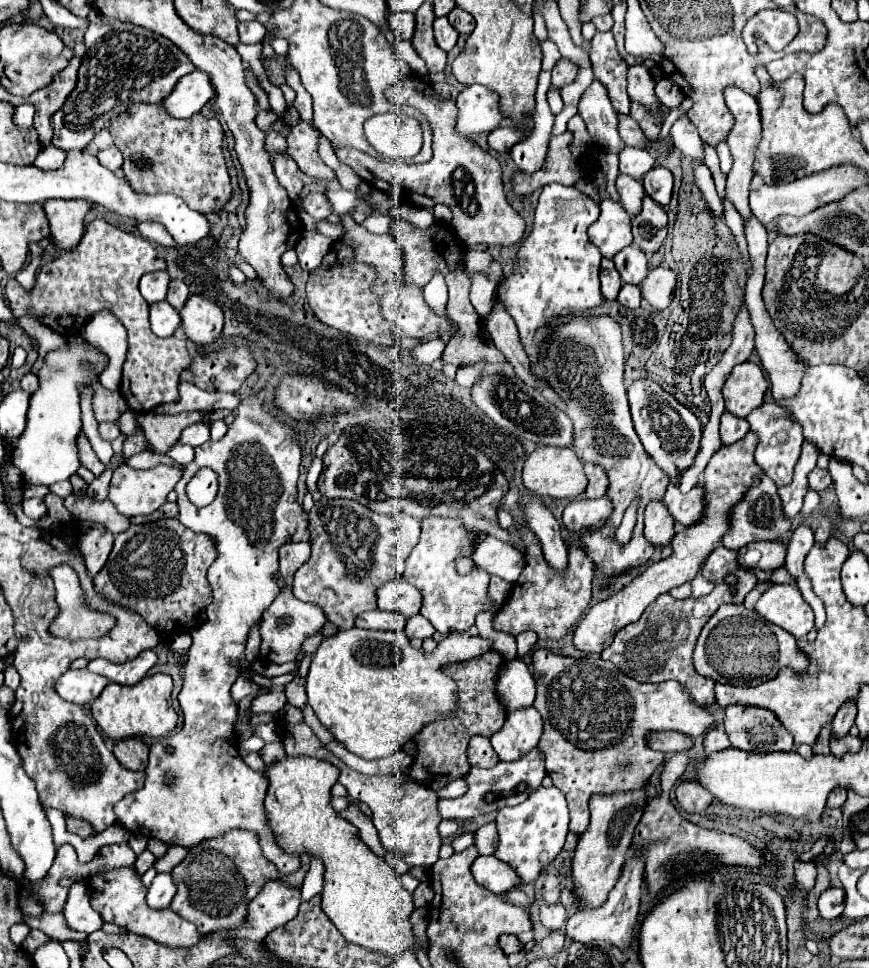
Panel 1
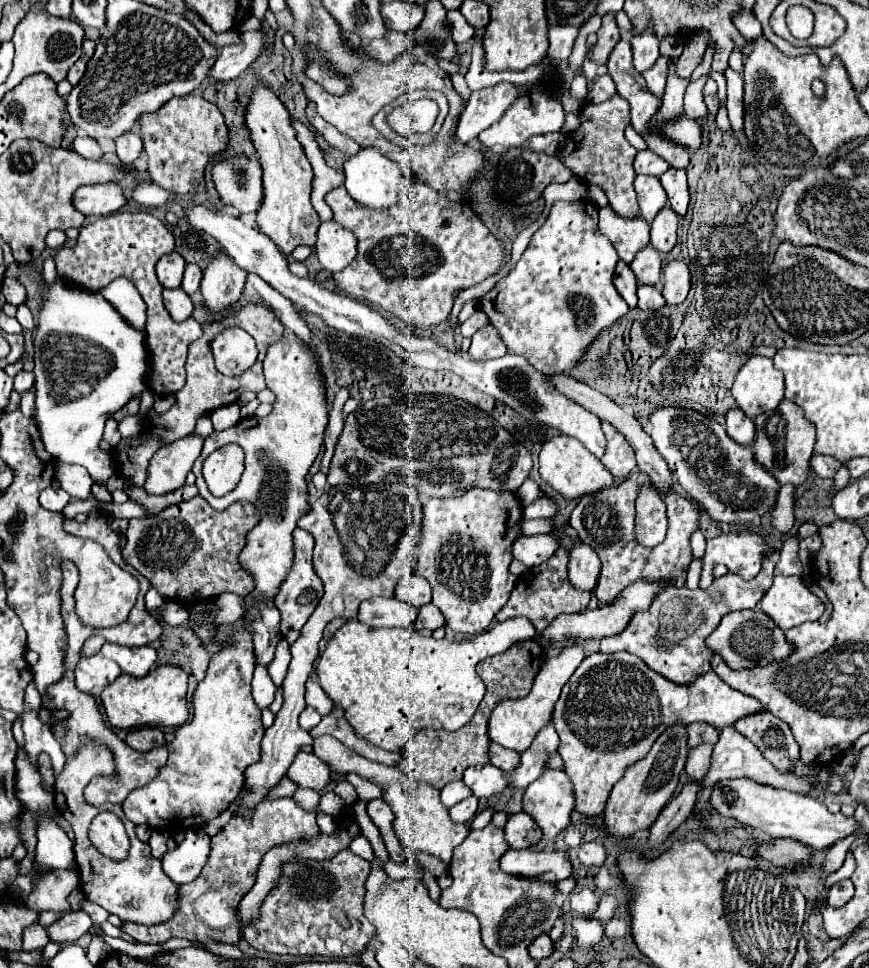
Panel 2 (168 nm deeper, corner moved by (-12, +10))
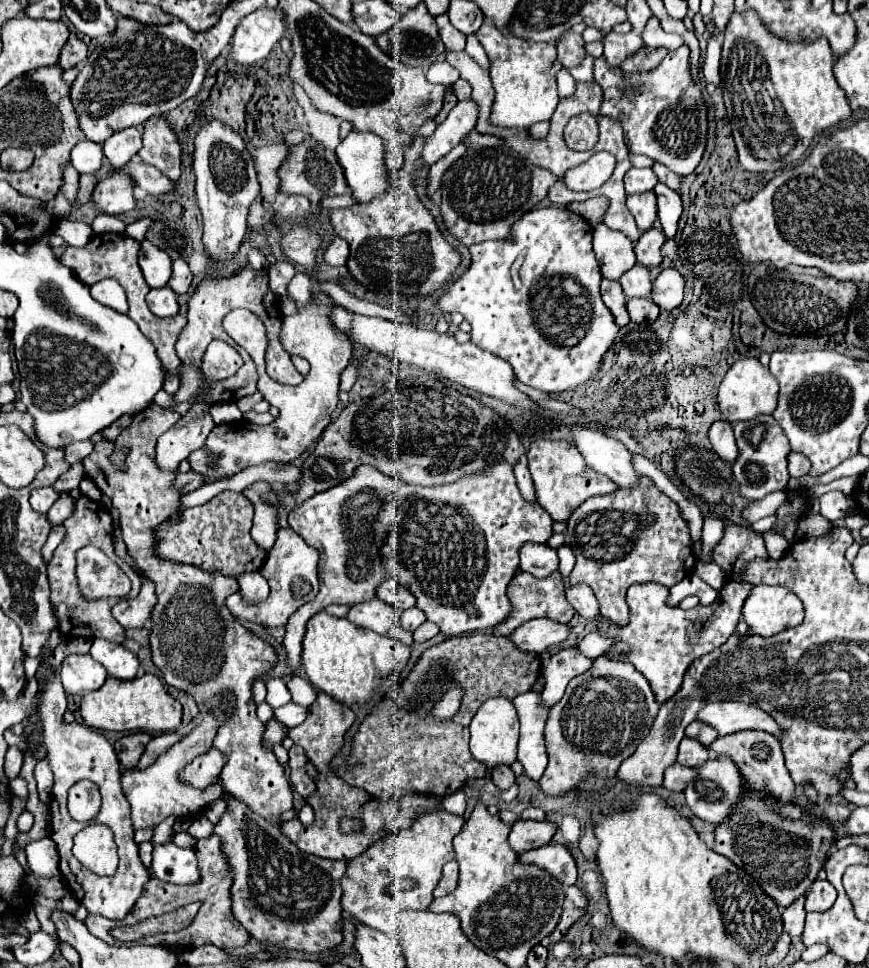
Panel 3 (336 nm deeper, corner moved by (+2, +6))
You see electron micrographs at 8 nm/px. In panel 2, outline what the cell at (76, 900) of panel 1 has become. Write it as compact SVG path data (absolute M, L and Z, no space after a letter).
M79 910L75 914L61 916L55 924L47 928L47 934L51 942L65 946L77 942L85 932L89 932L89 928L91 928L91 918L83 910Z

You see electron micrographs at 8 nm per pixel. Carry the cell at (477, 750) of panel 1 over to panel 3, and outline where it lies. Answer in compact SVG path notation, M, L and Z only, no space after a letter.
M501 764L501 766L495 766L495 768L493 768L493 772L491 772L491 780L495 782L497 788L505 790L505 788L513 786L513 782L515 782L515 774L513 774L513 770L511 770L507 764Z

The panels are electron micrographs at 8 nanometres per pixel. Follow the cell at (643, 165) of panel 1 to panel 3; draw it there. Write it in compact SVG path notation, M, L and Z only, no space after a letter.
M629 168L625 174L627 194L641 194L653 190L657 184L657 174L651 168Z

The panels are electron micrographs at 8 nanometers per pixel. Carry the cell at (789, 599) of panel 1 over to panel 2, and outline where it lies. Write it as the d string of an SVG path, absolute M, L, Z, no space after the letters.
M775 576L773 586L759 602L761 610L781 628L819 620L825 606L797 576Z

